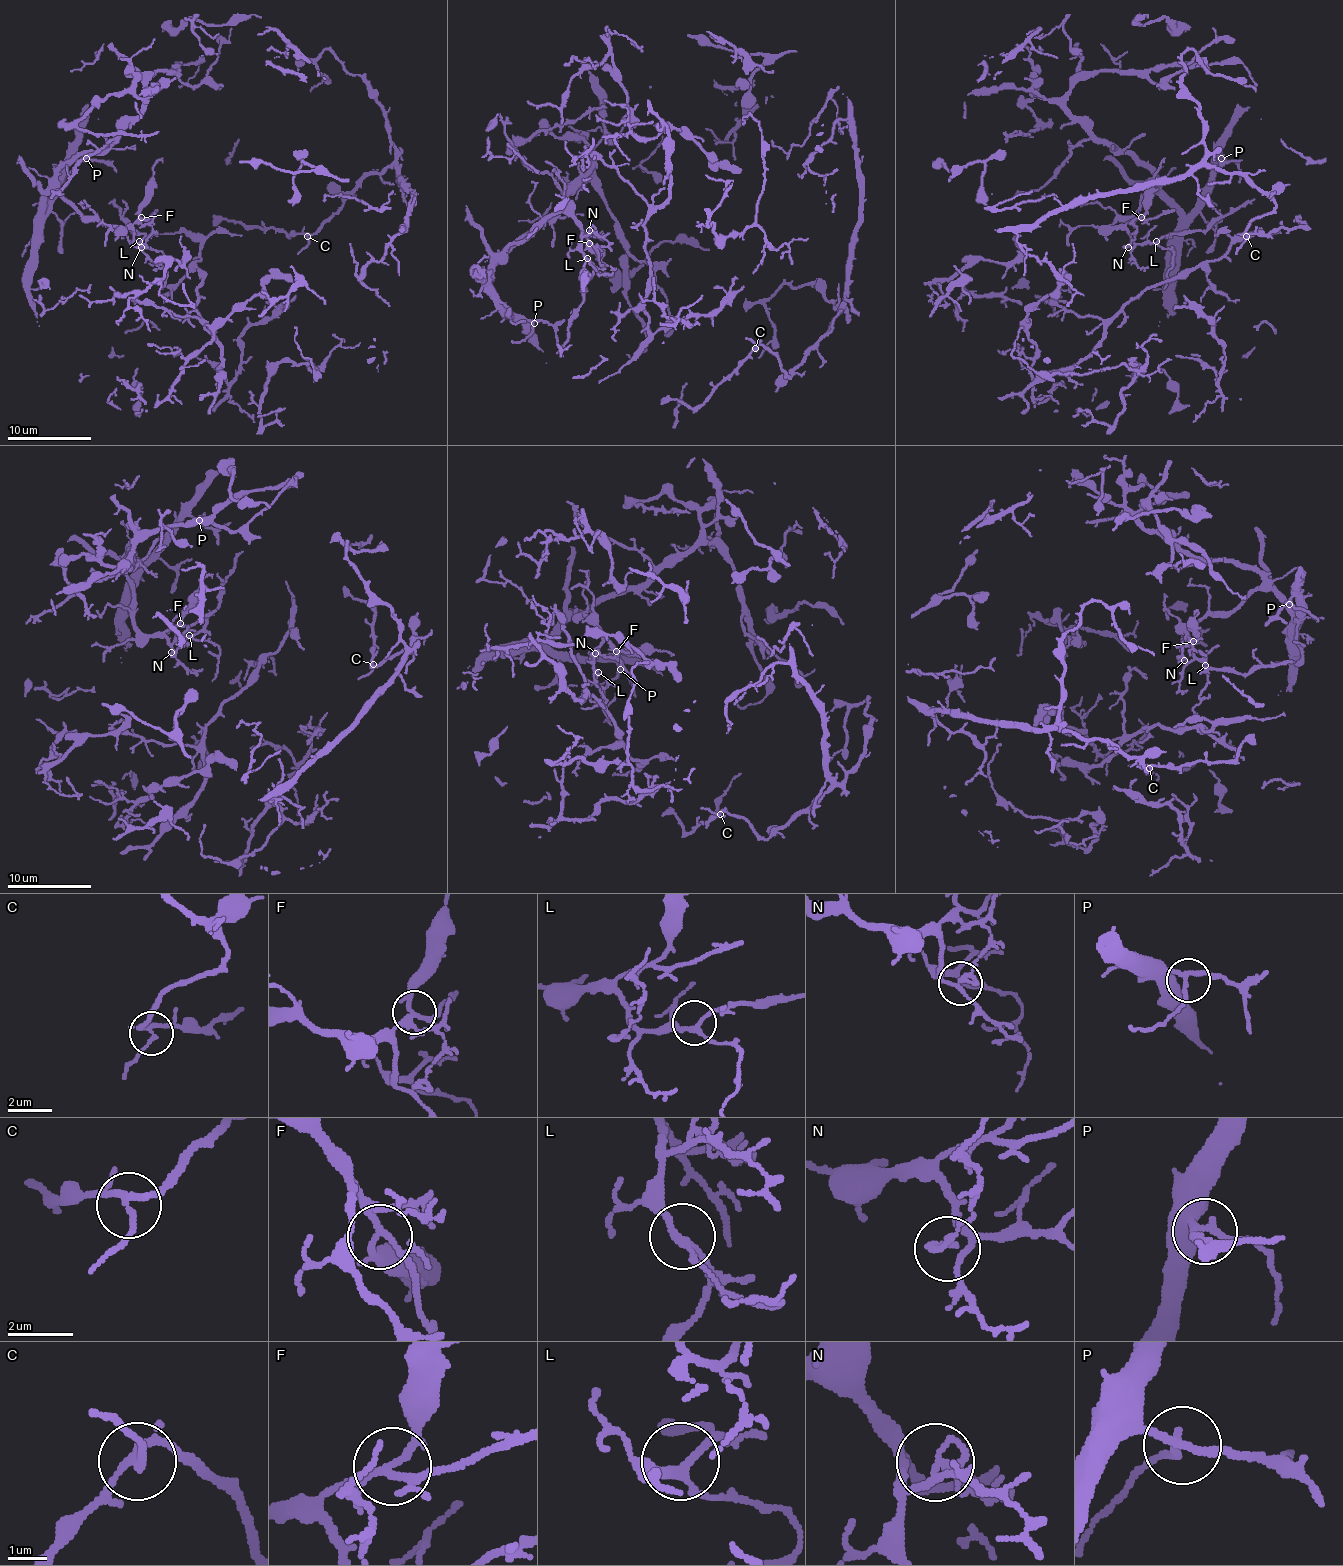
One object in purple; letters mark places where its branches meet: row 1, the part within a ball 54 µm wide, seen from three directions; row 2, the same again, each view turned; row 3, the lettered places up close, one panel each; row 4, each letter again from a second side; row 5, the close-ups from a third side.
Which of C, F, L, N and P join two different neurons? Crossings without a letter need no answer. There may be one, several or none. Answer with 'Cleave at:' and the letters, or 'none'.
Cleave at: none

